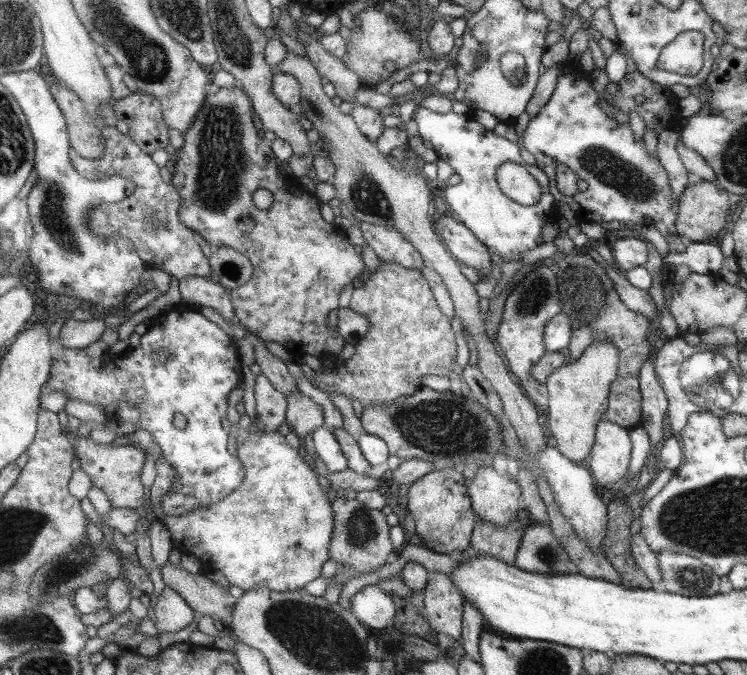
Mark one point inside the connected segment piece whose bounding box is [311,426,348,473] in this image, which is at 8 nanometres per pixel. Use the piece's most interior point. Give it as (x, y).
(326, 446)

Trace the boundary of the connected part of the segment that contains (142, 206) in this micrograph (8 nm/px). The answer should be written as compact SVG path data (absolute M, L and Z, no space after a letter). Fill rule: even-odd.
M115 126L105 127L101 129L104 138L104 151L98 159L87 160L77 154L73 155L73 169L76 170L81 177L87 181L99 181L109 179L111 175L117 175L125 181L133 183L132 193L121 200L115 202L99 203L93 205L92 209L86 214L86 228L97 238L102 240L117 240L122 238L128 240L133 248L136 249L137 256L144 260L145 266L155 268L166 272L176 279L185 278L186 276L204 277L211 273L208 259L201 253L200 246L193 239L193 231L185 228L180 223L177 211L180 204L180 195L171 184L164 184L159 176L159 168L151 161L151 157L139 150L139 147L131 140L127 134L120 133ZM145 209L152 210L152 216L144 214Z

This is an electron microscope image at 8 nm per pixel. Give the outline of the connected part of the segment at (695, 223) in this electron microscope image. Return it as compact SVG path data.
M692 179L678 197L676 219L671 226L671 231L688 242L713 242L713 238L719 238L717 234L727 224L723 220L729 210L727 191L721 190L716 184L698 179Z

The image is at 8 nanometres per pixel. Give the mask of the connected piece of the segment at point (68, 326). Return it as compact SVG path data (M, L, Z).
M97 317L85 322L69 318L60 327L59 344L65 348L86 348L100 339L104 327L101 319Z

